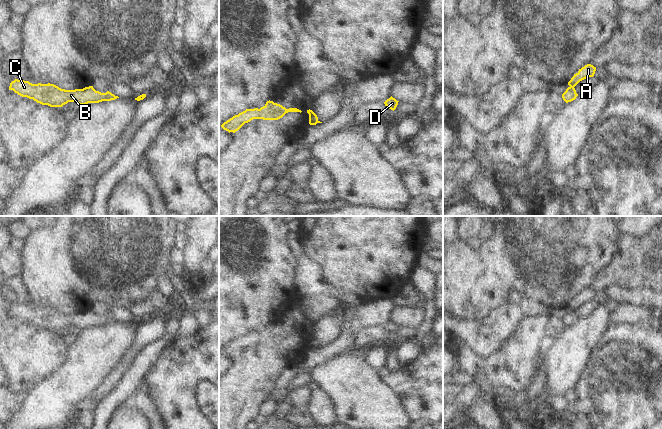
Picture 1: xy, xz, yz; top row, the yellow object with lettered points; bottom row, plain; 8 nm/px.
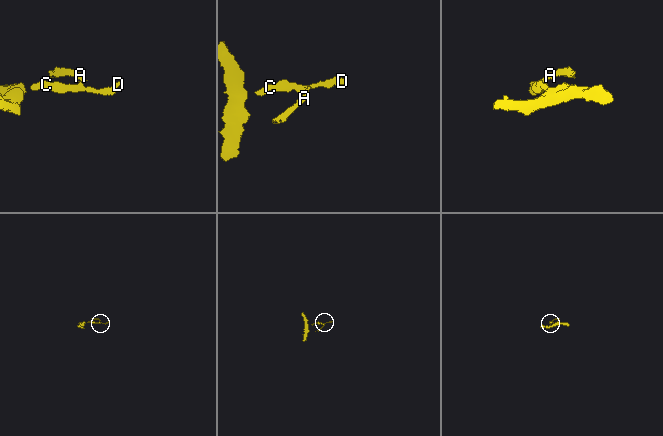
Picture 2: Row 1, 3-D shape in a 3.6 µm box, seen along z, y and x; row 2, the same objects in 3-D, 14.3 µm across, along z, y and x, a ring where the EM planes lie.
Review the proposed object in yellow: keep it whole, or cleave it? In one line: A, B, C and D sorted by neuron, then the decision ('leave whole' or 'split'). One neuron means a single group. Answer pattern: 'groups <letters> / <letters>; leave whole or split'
groups A / B C D; split

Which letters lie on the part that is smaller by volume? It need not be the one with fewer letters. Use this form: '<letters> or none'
A

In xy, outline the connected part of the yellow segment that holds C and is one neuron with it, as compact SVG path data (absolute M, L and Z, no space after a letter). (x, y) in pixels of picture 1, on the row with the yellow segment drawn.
M18 79L10 83L9 90L13 90L22 97L33 99L37 103L50 107L62 107L68 102L75 102L81 106L88 103L99 103L119 98L109 91L106 93L96 91L93 86L83 89L65 90L50 83L32 84L29 81Z

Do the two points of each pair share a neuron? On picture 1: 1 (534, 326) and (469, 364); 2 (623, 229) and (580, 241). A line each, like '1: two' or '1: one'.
1: one
2: two

